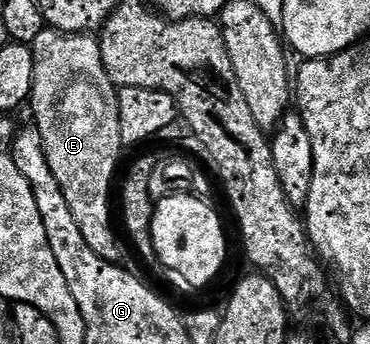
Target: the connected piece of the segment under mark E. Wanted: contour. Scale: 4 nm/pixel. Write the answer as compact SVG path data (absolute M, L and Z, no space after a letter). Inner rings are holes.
M47 29L40 33L40 37L36 37L32 50L34 84L30 90L28 107L34 110L33 126L38 128L40 137L44 137L44 157L48 157L48 169L52 169L56 185L60 185L60 193L64 193L64 201L68 201L68 209L72 209L72 217L80 233L84 233L88 249L109 263L121 264L122 247L110 224L110 186L114 183L124 144L120 133L118 88L102 64L102 44L90 33L69 35L66 31Z

